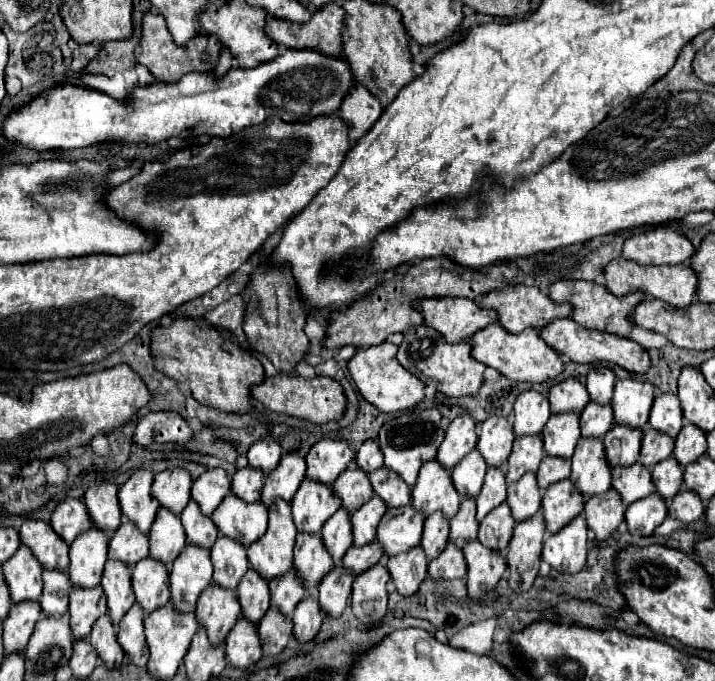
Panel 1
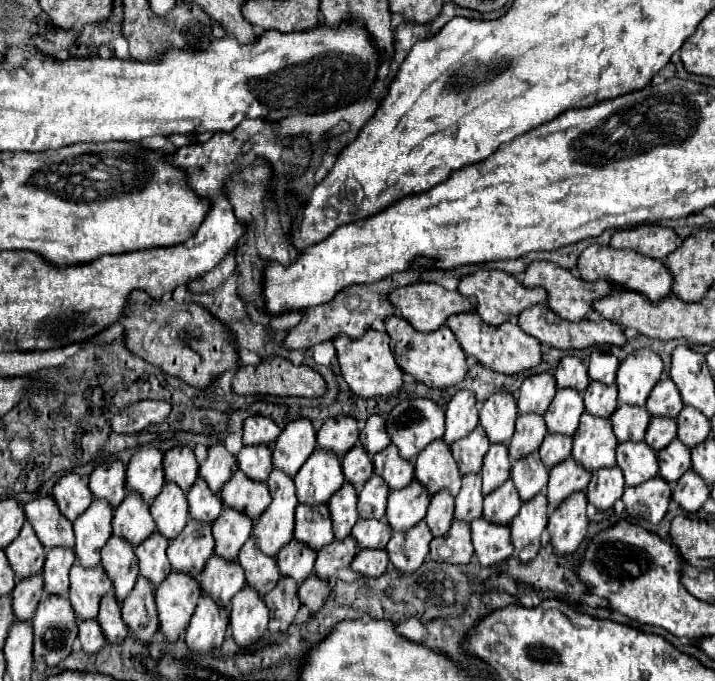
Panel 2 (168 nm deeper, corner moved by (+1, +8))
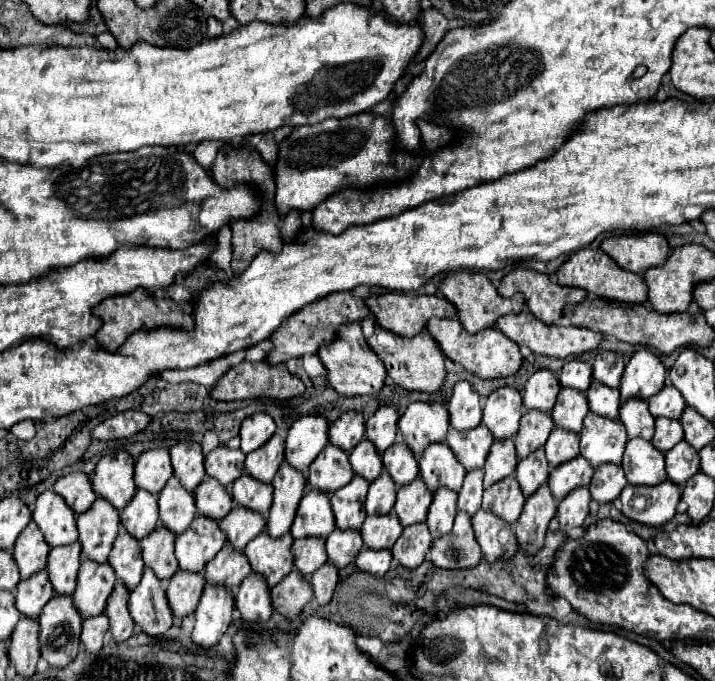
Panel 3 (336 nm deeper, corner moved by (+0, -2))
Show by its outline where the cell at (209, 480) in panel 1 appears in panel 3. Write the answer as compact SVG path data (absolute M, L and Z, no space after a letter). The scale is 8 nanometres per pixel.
M219 446L205 456L205 472L215 478L223 488L229 488L245 472L243 462L245 454L241 450Z

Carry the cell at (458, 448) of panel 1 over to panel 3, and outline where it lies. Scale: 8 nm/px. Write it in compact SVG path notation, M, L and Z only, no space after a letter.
M457 382L449 400L449 426L453 430L471 430L481 424L481 402L479 394L469 382Z

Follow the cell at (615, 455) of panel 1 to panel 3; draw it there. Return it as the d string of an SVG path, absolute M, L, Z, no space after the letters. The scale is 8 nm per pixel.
M631 398L621 404L619 422L627 430L627 438L643 438L651 440L655 432L655 418L647 410L647 402L639 398Z

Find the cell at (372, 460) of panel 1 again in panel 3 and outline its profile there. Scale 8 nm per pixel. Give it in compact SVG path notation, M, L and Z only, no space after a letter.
M385 404L381 406L365 424L367 430L367 440L375 444L375 450L383 454L397 438L397 420L399 412L395 406Z

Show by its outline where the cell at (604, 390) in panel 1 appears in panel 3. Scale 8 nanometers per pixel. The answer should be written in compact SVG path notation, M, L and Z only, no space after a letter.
M599 352L593 364L593 378L609 388L619 386L619 378L623 374L623 356L617 352Z

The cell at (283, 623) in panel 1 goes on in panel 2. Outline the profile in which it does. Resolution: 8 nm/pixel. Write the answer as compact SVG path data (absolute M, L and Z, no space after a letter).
M280 578L278 584L264 596L264 602L270 610L270 624L268 630L272 634L286 632L288 626L294 622L294 616L300 608L298 600L298 584L292 578Z

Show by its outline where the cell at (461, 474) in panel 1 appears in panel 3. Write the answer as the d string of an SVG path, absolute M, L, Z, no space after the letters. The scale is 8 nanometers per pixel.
M479 424L477 428L469 430L469 432L449 430L445 444L453 450L453 454L461 462L461 466L467 472L471 472L471 470L483 468L489 448L493 444L493 436L483 424Z

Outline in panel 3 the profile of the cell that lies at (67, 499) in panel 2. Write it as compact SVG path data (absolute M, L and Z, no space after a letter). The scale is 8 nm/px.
M73 472L59 478L53 490L65 500L65 504L75 512L75 516L87 512L97 498L97 494L91 488L91 480L83 472Z

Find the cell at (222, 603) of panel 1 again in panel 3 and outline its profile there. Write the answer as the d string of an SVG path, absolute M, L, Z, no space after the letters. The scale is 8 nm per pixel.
M225 544L221 552L217 552L217 556L209 560L209 564L205 566L207 586L221 586L227 588L229 592L239 588L243 578L249 574L251 574L251 566L247 556L243 552L237 552L229 544Z

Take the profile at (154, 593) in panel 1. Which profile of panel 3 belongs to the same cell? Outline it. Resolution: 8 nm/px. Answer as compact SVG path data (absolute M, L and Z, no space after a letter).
M159 526L141 540L141 556L147 568L153 568L161 582L167 582L179 568L173 554L175 536L167 528Z

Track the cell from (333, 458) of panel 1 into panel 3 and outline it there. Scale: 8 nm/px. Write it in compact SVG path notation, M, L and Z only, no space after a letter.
M345 412L329 428L329 442L343 452L351 452L365 438L365 420L359 412Z

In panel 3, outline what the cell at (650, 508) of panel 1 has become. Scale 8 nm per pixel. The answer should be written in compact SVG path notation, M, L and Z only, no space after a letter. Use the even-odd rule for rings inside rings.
M665 480L663 484L657 484L653 488L645 488L645 486L631 486L627 484L625 490L619 496L621 504L623 504L623 514L635 522L647 524L647 526L663 526L665 522L669 522L675 516L675 508L681 500L681 488L677 484L673 484L671 480ZM635 496L643 496L647 500L647 508L643 512L635 512L631 500Z

